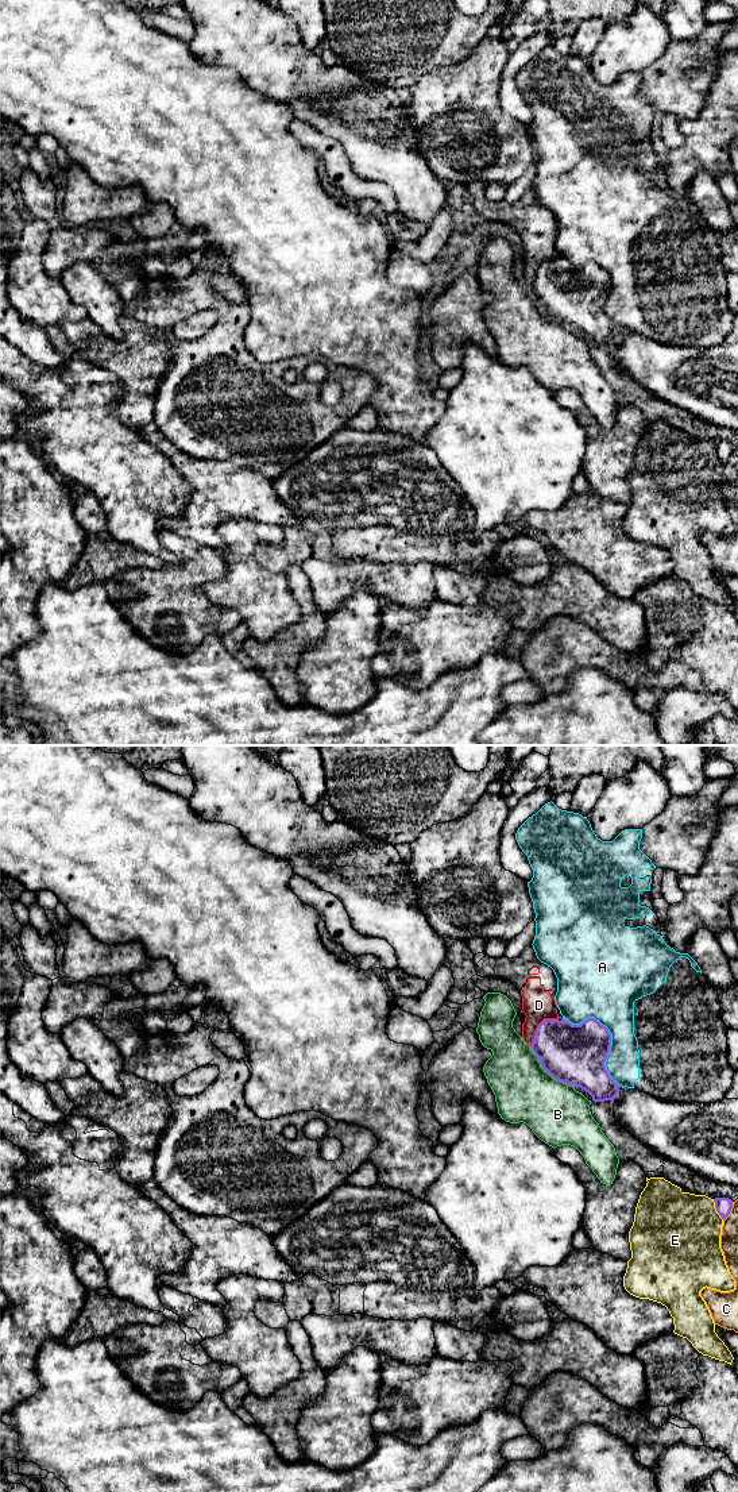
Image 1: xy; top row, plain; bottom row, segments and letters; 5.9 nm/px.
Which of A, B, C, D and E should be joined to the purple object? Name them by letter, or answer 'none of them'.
none of them

